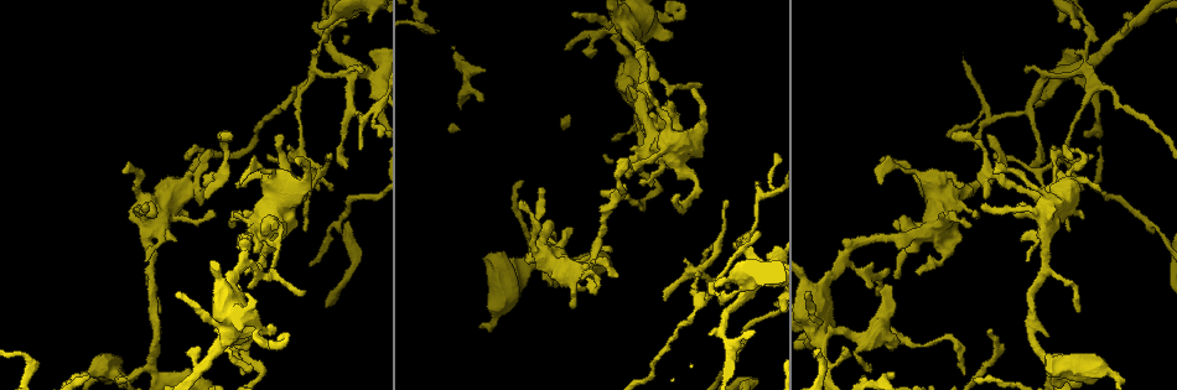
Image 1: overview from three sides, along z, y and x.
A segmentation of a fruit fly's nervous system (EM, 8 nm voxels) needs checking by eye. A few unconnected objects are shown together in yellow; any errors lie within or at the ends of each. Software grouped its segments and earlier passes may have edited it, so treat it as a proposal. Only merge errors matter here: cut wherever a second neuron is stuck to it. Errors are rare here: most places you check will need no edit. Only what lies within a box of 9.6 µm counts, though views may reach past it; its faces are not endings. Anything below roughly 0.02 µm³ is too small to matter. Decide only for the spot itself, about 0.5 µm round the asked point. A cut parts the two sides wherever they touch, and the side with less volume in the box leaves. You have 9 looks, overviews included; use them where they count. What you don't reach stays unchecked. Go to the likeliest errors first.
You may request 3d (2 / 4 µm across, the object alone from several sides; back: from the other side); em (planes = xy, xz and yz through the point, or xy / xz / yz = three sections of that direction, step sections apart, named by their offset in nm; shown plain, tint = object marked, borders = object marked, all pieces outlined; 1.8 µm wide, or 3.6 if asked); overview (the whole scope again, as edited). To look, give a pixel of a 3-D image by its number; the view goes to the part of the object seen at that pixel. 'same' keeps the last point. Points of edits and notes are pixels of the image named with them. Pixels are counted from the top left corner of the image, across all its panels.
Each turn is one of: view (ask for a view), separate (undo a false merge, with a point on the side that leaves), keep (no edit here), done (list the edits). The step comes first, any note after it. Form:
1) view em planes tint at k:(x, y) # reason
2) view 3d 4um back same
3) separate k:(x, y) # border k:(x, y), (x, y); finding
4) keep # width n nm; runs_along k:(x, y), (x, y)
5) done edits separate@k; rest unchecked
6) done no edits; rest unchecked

view em planes tint at 1:(360, 74) # small branch off a trunk

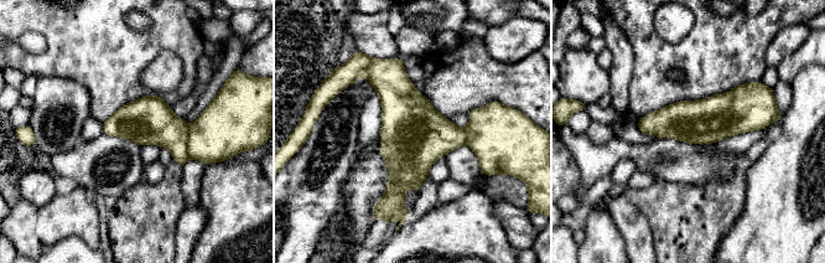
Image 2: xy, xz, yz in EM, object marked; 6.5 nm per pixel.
separate 2:(156, 124) # a second neuron is stuck on

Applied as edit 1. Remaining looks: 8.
view em 3.6um xy step 8 tint at 1:(844, 261) # three arms meet

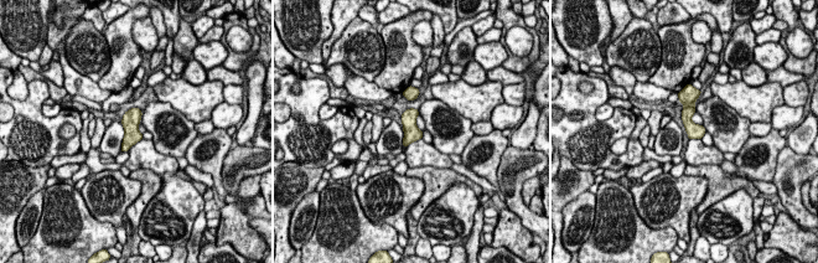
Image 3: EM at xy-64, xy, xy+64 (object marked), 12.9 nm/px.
keep # all the same neuron

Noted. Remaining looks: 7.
view em 3.6um yz step 8 plain at 1:(216, 312) # arms run side by side

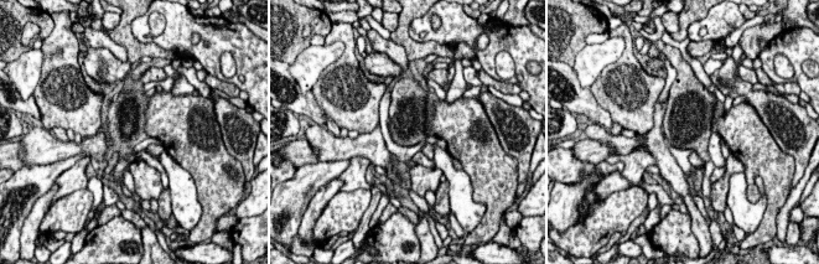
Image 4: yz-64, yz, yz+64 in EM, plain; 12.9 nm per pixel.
view em 3.6um yz step 8 tint same # where the object lies

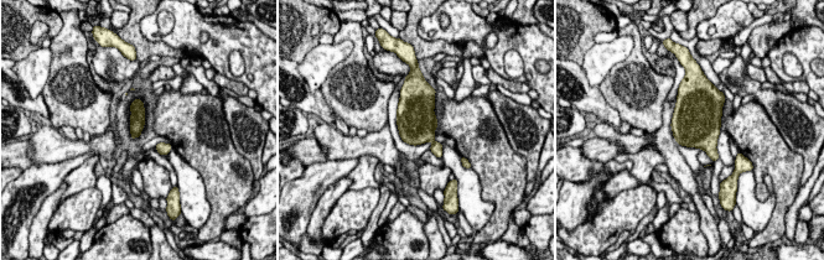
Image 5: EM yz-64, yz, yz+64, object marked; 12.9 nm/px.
keep # all the same neuron

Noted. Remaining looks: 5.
view 3d 4um back at 1:(512, 286) # thick turns thin

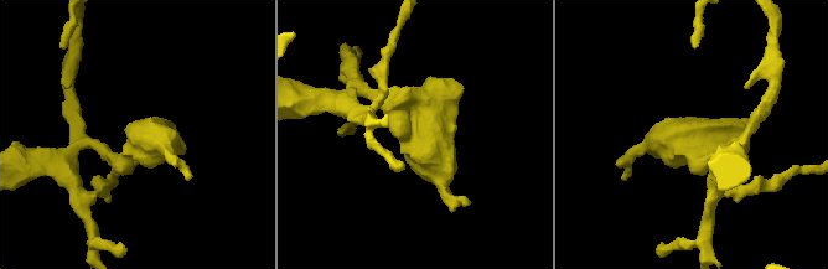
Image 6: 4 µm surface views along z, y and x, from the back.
view em 3.6um xy step 16 tint at 6:(415, 134)

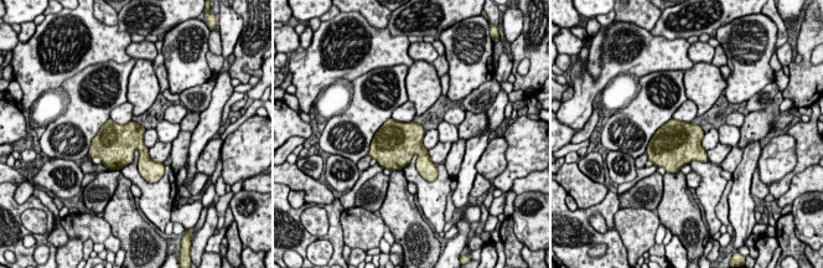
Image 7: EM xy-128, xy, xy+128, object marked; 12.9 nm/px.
keep # width 420 nm; one neuron here

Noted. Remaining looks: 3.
done edits separate@2; rest unchecked

